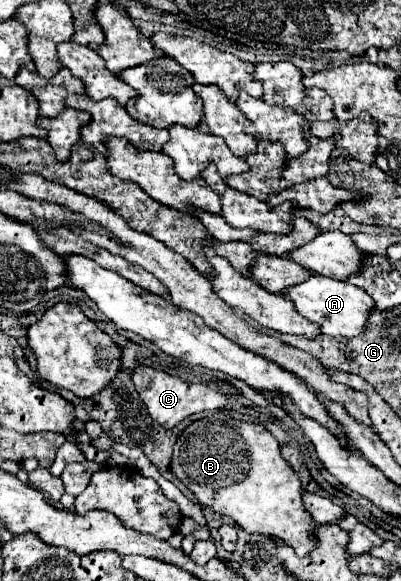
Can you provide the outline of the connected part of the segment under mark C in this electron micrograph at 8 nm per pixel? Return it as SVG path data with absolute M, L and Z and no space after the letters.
M150 366L134 368L132 380L134 380L134 386L136 386L140 398L144 400L144 404L148 408L148 414L164 428L176 426L178 422L182 422L190 414L198 414L204 410L218 410L218 408L224 408L224 404L226 404L224 394L208 388L206 384L190 384L190 382L184 382L176 376L162 372L162 370L150 368Z

